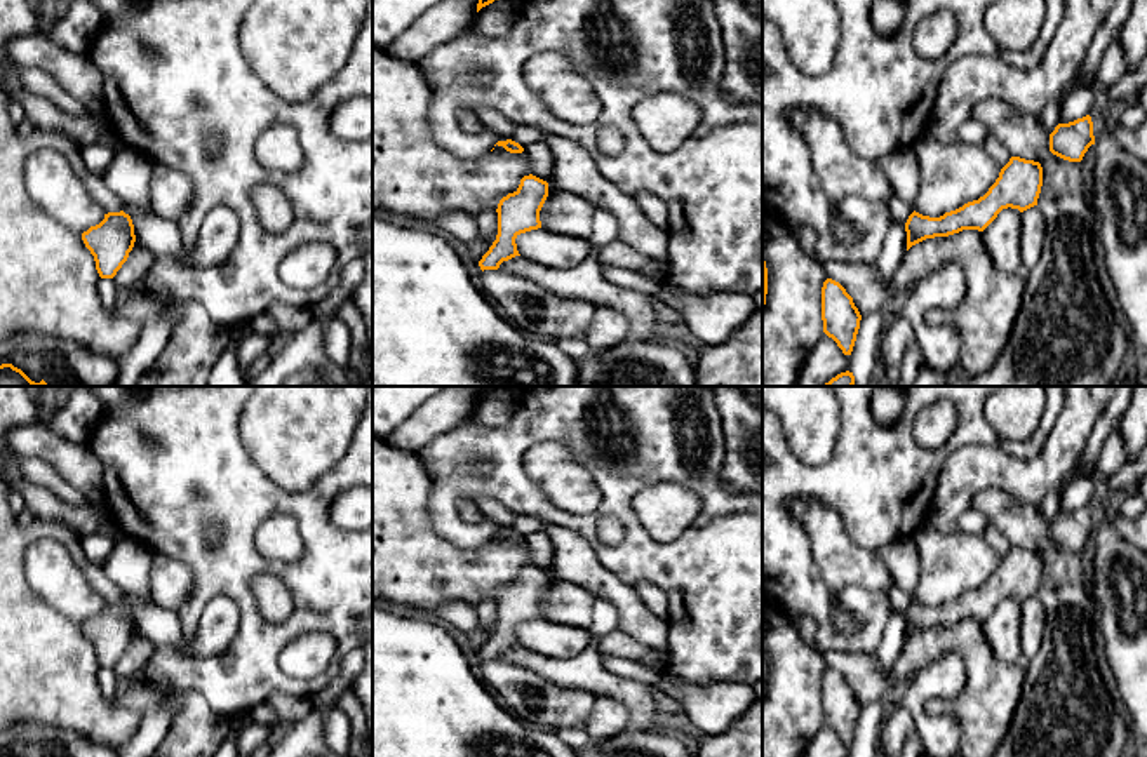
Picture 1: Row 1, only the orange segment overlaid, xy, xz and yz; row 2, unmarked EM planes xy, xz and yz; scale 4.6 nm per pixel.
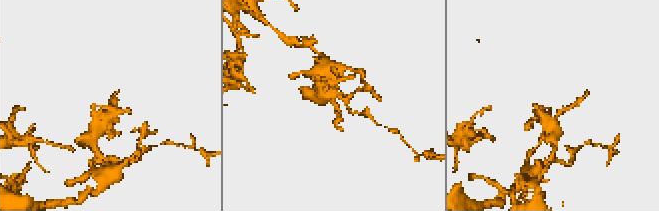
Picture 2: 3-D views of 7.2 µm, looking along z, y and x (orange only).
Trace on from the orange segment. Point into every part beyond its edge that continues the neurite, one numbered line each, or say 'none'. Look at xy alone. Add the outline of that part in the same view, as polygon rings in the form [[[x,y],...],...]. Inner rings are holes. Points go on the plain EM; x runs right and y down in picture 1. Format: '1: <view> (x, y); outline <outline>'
none

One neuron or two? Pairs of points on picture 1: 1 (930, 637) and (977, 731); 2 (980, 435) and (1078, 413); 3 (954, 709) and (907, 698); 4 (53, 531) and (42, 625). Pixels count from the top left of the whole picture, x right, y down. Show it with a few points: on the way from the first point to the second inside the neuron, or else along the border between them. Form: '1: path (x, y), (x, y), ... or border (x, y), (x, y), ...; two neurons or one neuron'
1: path (959, 641), (979, 660), (979, 702); one neuron
2: border (999, 446), (959, 446), (951, 455); two neurons
3: border (945, 712), (958, 721), (961, 738); two neurons
4: path (25, 540), (18, 547), (18, 597); one neuron

